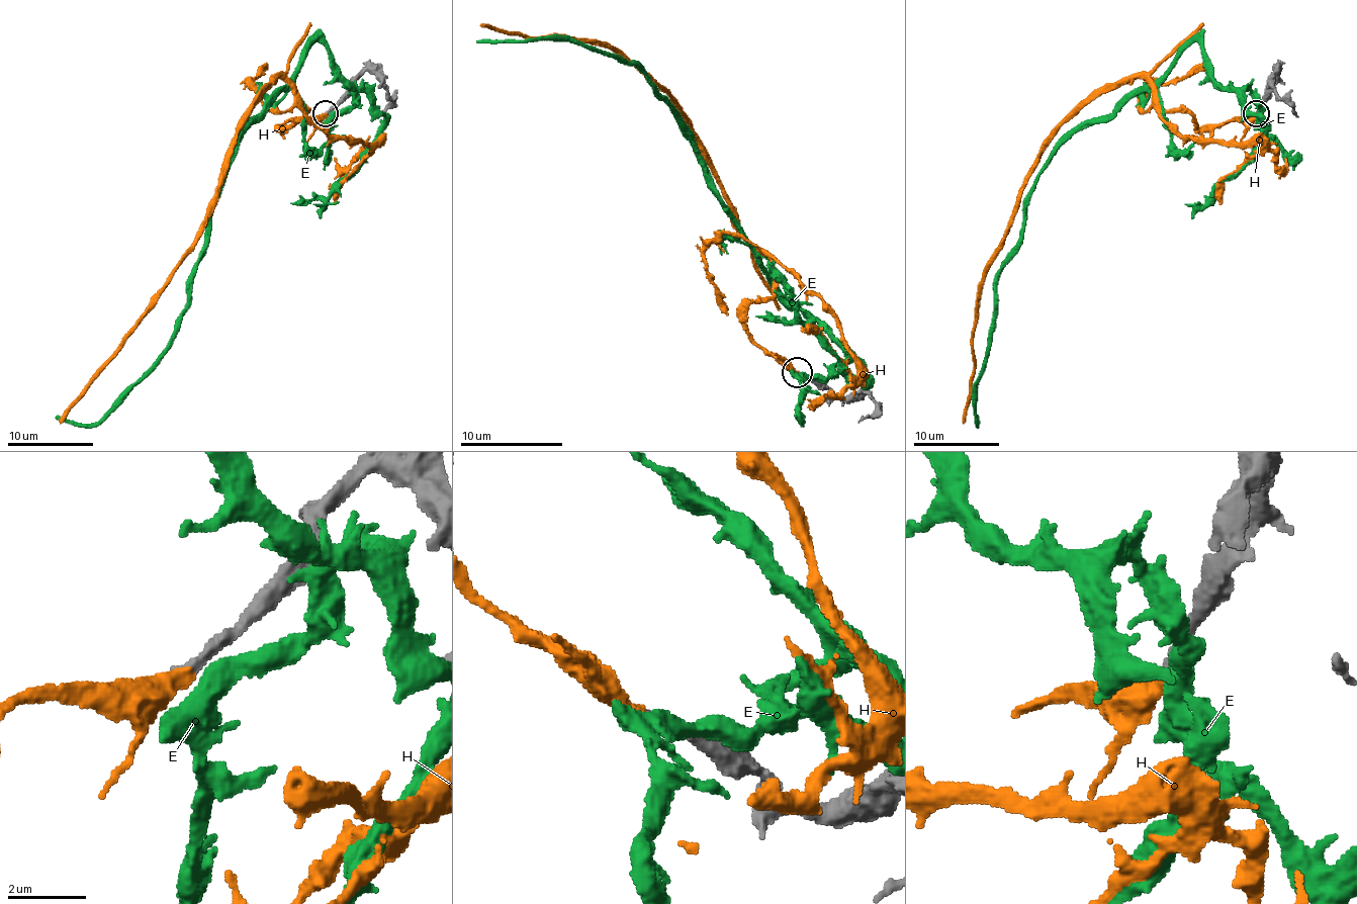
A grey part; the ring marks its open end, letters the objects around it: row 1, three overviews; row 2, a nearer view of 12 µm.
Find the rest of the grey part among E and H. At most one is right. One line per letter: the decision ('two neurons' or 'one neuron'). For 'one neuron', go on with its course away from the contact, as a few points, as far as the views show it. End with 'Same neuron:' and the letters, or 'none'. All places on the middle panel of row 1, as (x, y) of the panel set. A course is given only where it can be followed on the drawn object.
E: two neurons
H: one neuron; it runs (798, 374), (746, 326), (746, 307), (775, 292), (775, 264), (743, 236), (680, 108), (606, 43), (482, 23)
Same neuron: H

